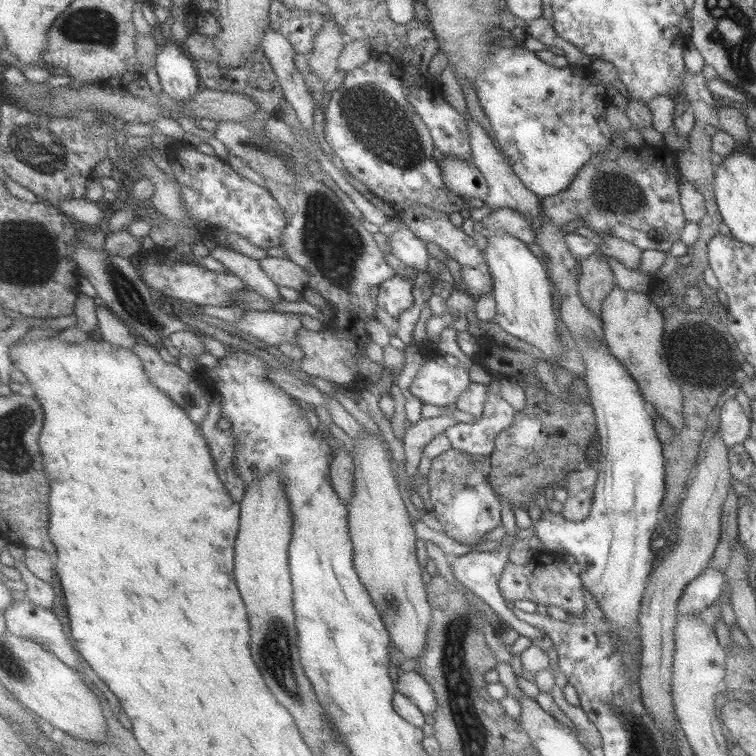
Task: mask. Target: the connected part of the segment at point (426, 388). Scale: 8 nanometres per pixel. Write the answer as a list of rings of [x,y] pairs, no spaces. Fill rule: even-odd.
[[[431,348],[429,358],[407,393],[411,393],[424,404],[438,407],[456,403],[470,388],[471,378],[467,368],[459,364],[450,366],[444,357],[438,348]]]

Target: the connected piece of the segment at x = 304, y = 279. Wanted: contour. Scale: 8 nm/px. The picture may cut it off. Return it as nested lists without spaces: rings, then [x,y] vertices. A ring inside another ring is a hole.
[[[265,257],[260,261],[263,270],[279,285],[302,292],[307,286],[310,274],[300,264],[288,257]]]

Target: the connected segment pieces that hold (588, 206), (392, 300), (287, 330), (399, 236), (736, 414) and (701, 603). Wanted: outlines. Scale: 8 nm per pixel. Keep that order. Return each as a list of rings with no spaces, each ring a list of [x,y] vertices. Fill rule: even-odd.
[[[642,144],[639,147],[617,148],[608,146],[594,156],[578,171],[574,183],[563,193],[543,199],[544,213],[558,225],[572,227],[572,220],[582,218],[593,232],[609,233],[633,243],[641,250],[667,252],[673,242],[679,240],[679,232],[686,220],[682,213],[678,182],[681,162],[675,159],[675,151],[663,145]]]
[[[396,274],[379,287],[378,306],[397,319],[411,309],[414,300],[413,282],[400,275]]]
[[[271,309],[247,312],[241,321],[229,325],[274,347],[285,343],[296,344],[297,334],[303,328],[301,318],[295,313],[273,312]]]
[[[404,221],[400,222],[400,228],[390,239],[390,248],[392,254],[406,266],[417,271],[428,272],[430,270],[427,241],[419,238],[413,229],[404,224]]]
[[[735,398],[725,401],[719,411],[718,432],[725,447],[737,444],[741,447],[743,439],[750,434],[753,420],[747,418]]]
[[[706,566],[703,572],[694,580],[688,582],[688,586],[685,586],[685,590],[681,592],[676,605],[678,614],[690,612],[690,610],[700,612],[713,604],[719,598],[719,594],[723,592],[722,588],[725,587],[725,580],[723,572]]]

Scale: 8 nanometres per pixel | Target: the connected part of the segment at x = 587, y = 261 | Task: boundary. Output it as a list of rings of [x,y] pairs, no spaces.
[[[591,254],[581,260],[580,264],[582,272],[578,276],[578,295],[587,305],[587,308],[593,312],[593,316],[595,316],[597,320],[600,320],[602,316],[601,303],[604,301],[606,294],[609,294],[609,291],[616,284],[615,278],[611,272],[611,269],[609,269],[609,265],[607,265],[607,261],[604,256]]]

